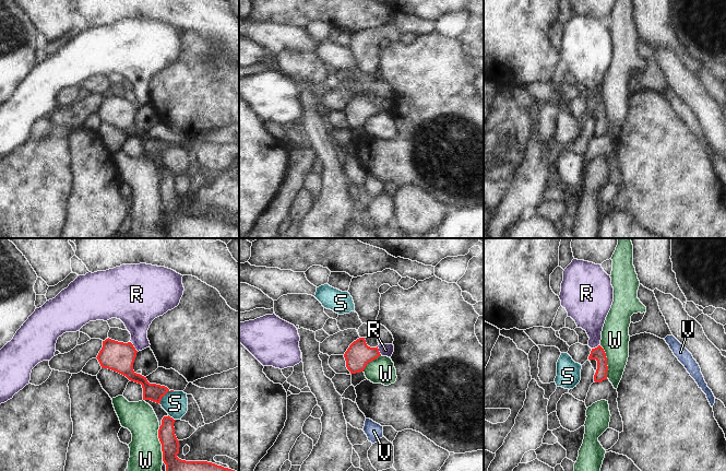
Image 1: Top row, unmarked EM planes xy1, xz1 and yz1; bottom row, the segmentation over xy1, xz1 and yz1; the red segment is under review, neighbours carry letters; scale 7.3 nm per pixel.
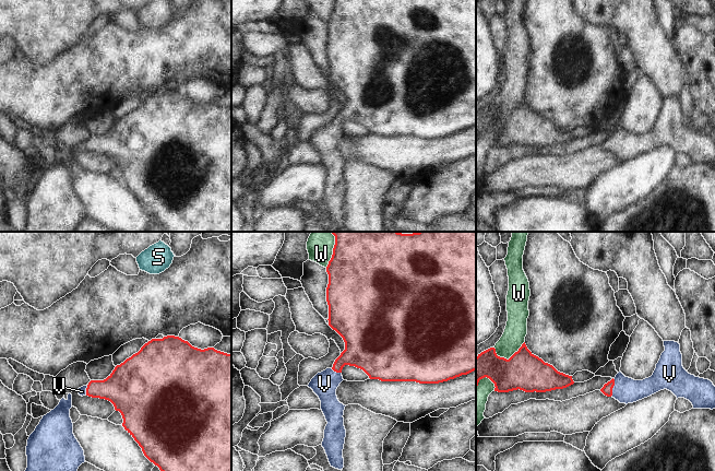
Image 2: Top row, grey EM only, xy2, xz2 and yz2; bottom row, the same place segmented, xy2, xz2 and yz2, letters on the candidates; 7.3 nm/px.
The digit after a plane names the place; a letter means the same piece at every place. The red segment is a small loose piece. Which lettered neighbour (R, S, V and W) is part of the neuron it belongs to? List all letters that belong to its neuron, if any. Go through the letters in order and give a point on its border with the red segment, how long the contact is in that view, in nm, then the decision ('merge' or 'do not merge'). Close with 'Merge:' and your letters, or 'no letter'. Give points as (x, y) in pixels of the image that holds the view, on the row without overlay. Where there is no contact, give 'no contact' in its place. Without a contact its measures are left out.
R: xy1 (133, 102) | 100 nm | do not merge
S: xy1 (164, 150) | 140 nm | do not merge
V: yz2 (612, 142) | 140 nm | merge
W: yz2 (511, 112) | 240 nm | do not merge
Merge: V

